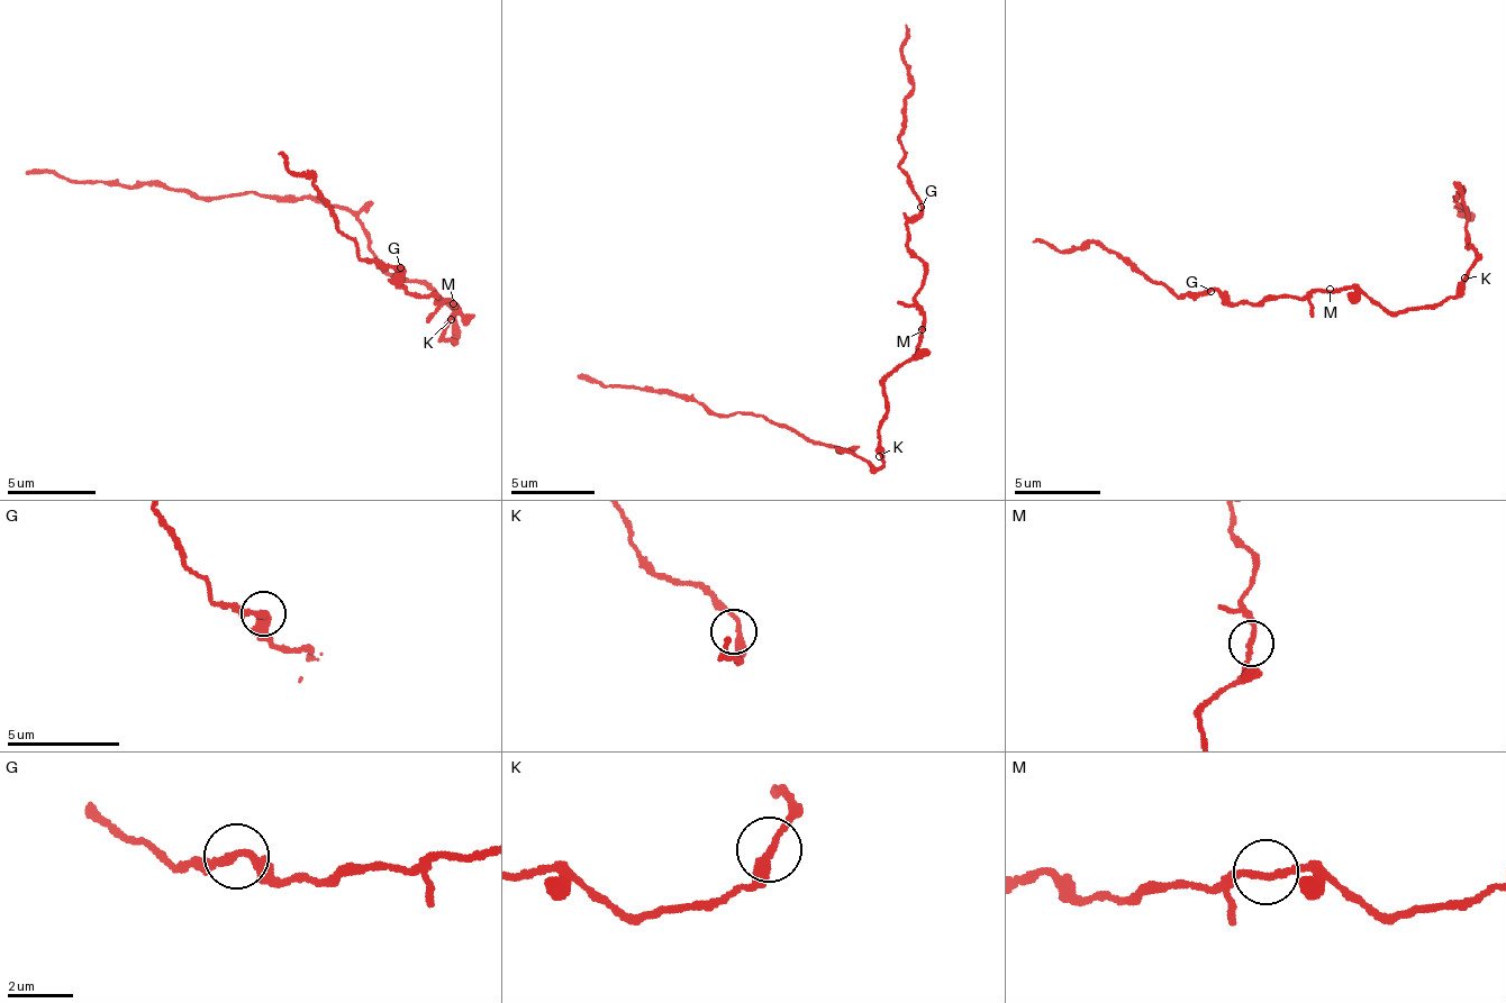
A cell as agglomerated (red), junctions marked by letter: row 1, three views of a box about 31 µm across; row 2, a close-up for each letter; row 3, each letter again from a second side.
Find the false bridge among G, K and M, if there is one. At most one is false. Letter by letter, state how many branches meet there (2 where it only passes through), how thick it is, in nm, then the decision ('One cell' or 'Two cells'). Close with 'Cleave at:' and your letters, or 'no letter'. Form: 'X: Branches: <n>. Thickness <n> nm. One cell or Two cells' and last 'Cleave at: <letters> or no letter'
G: Branches: 2. Thickness 240 nm. One cell
K: Branches: 2. Thickness 240 nm. One cell
M: Branches: 2. Thickness 200 nm. One cell
Cleave at: no letter

